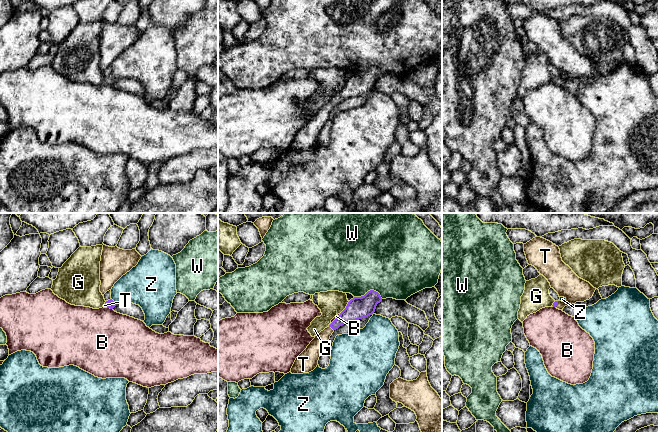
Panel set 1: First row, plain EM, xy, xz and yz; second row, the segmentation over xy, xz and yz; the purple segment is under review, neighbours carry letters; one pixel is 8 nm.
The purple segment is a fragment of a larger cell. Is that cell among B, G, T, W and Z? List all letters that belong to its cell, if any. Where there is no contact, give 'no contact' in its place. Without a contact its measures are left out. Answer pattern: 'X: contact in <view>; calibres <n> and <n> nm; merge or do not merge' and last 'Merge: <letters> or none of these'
B: contact in xy; calibres 70 and 480 nm; do not merge
G: contact in xz; calibres 180 and 200 nm; do not merge
T: contact in xz; calibres 170 and 130 nm; merge
W: contact in xz; calibres 180 and 480 nm; do not merge
Z: contact in xy; calibres 70 and 300 nm; do not merge
Merge: T

